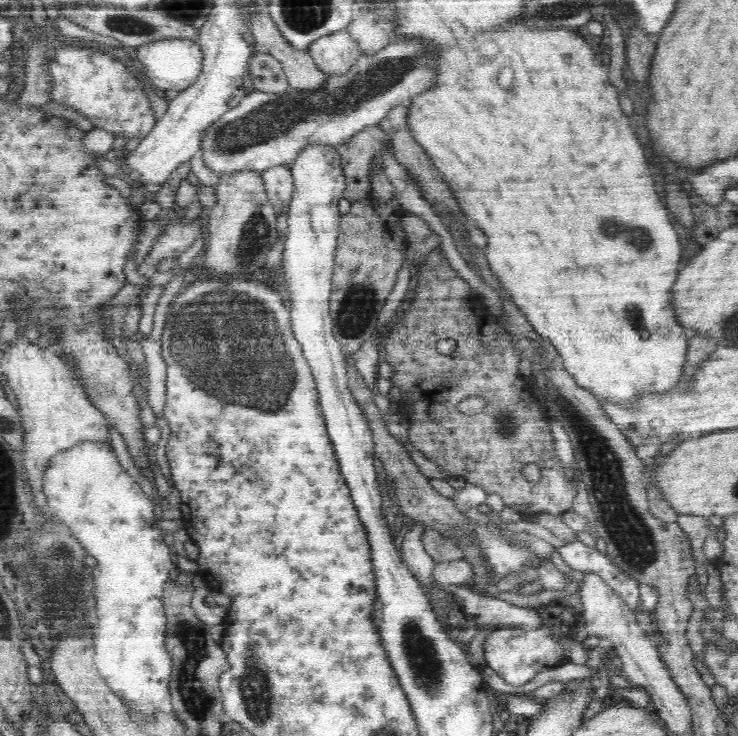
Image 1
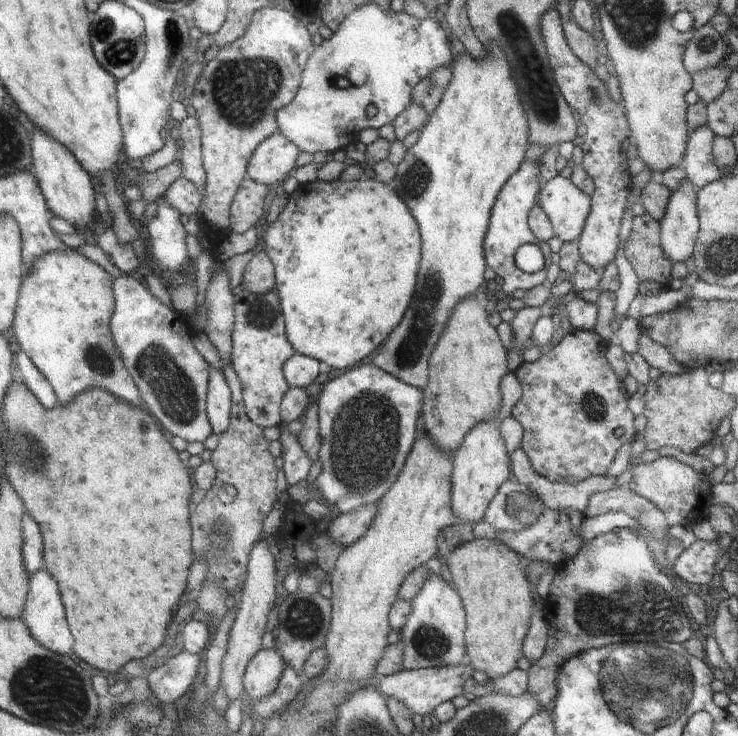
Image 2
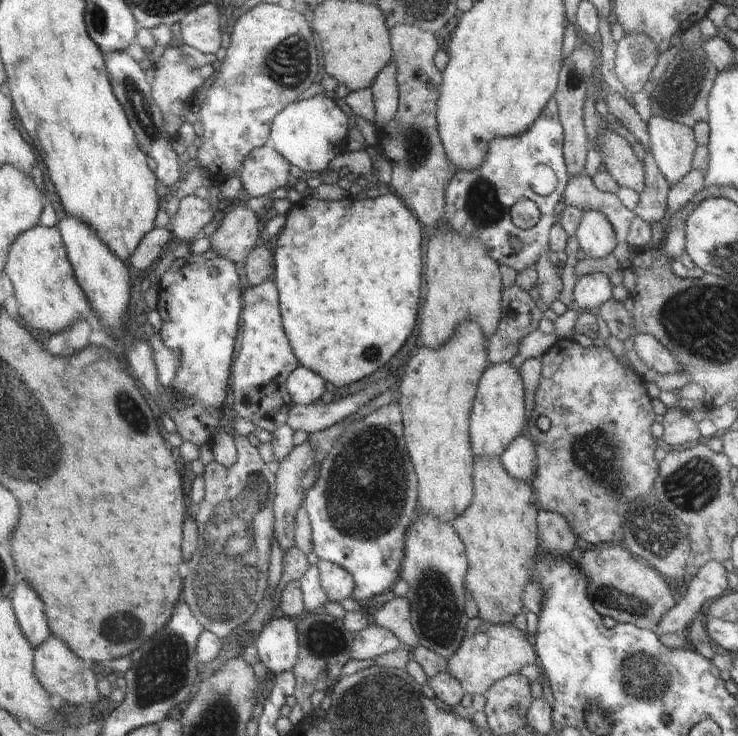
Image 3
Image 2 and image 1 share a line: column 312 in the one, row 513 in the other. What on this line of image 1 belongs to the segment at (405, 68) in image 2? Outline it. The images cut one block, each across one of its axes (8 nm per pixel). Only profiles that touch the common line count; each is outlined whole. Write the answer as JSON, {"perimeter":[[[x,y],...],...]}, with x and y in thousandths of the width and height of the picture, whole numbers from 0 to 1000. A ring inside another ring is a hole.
{"perimeter":[[[117,601],[114,606],[103,606],[103,611],[92,611],[92,617],[81,617],[81,622],[70,628],[65,644],[60,644],[58,654],[58,670],[65,671],[64,688],[70,688],[69,698],[76,698],[76,704],[81,704],[81,709],[87,709],[87,715],[92,715],[98,726],[108,731],[108,739],[119,747],[119,753],[130,758],[130,769],[125,772],[125,807],[133,837],[133,853],[127,864],[130,908],[163,948],[184,959],[195,973],[203,973],[220,959],[233,913],[230,889],[222,880],[226,842],[220,807],[237,754],[221,735],[209,700],[209,686],[182,649],[163,633],[149,605],[130,606],[130,601]]]}

